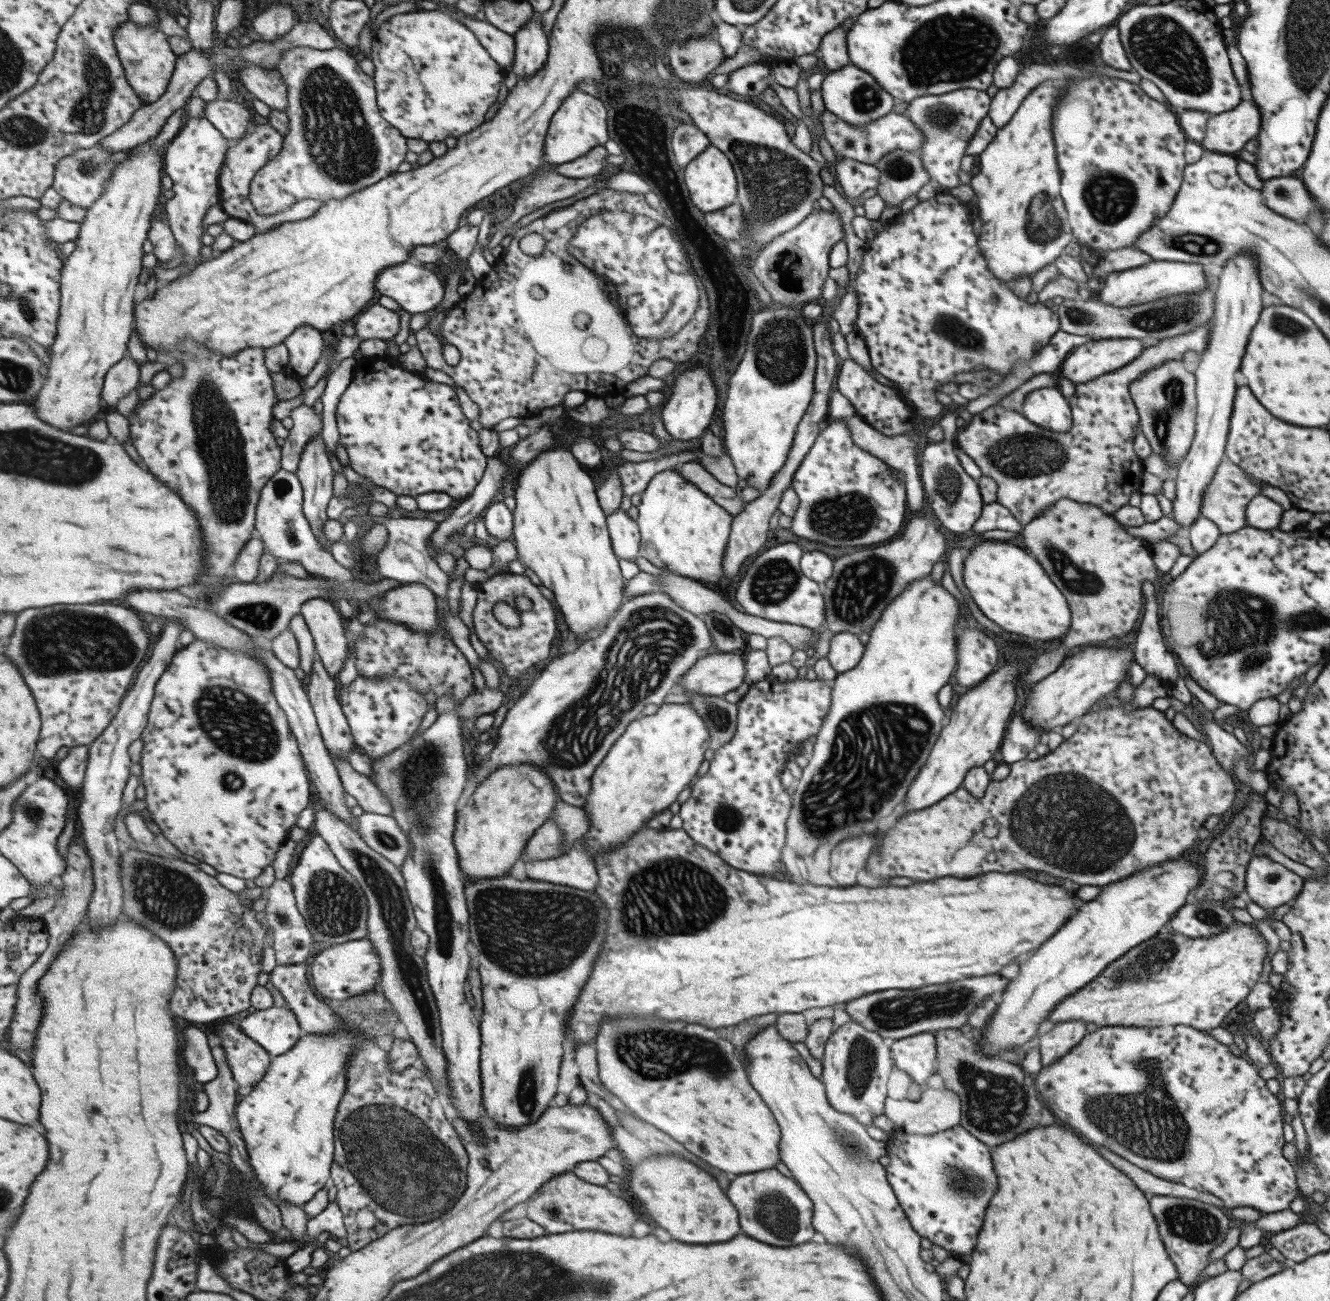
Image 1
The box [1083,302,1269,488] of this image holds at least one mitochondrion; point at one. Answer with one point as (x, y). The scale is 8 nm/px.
(1162, 415)

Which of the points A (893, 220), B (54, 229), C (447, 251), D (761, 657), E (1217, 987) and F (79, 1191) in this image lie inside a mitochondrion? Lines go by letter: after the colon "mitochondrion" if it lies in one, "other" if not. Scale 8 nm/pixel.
A: other
B: other
C: other
D: other
E: other
F: other

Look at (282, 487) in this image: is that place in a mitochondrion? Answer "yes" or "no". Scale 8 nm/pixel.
yes

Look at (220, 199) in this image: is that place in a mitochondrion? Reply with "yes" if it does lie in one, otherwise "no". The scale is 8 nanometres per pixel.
no

